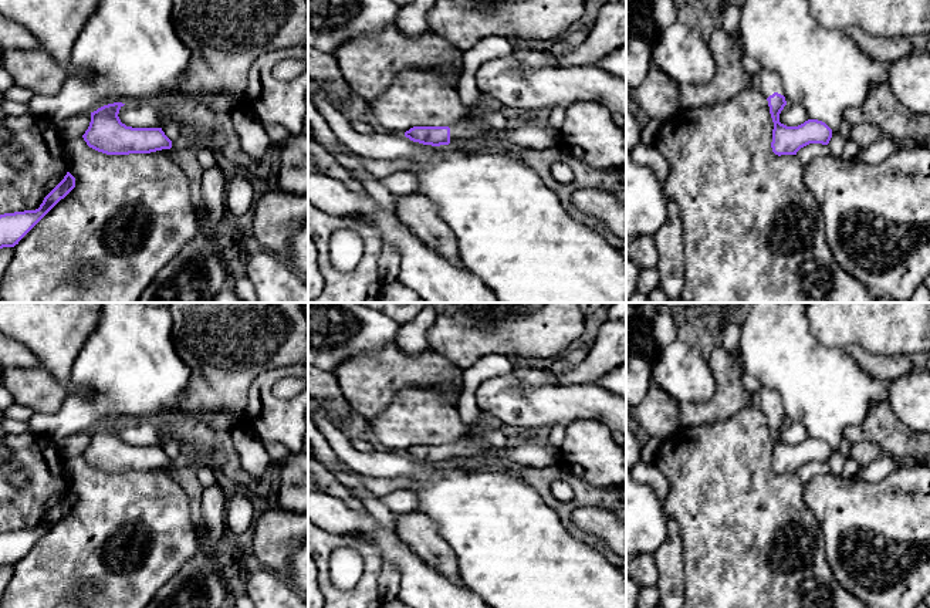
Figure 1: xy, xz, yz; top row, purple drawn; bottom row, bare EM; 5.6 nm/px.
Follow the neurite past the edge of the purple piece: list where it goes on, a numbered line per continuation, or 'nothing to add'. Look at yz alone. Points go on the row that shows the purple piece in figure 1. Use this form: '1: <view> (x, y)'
1: yz (766, 81)

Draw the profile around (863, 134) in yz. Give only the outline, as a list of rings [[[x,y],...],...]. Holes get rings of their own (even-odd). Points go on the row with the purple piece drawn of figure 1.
[[[858,124],[852,125],[850,139],[853,139],[860,151],[868,148],[872,142],[882,136],[880,129],[873,124]]]

